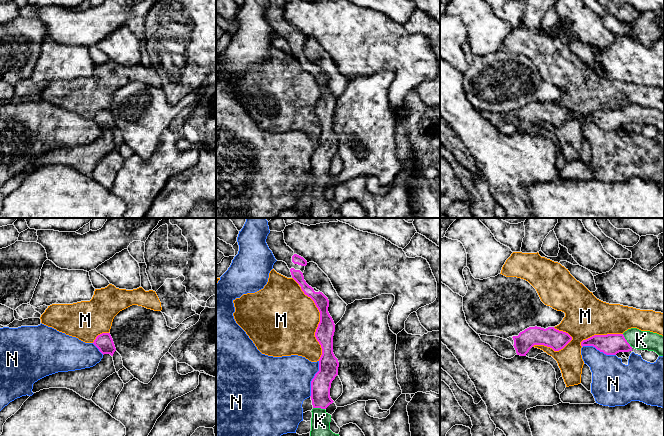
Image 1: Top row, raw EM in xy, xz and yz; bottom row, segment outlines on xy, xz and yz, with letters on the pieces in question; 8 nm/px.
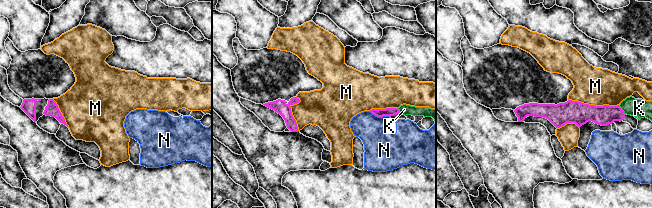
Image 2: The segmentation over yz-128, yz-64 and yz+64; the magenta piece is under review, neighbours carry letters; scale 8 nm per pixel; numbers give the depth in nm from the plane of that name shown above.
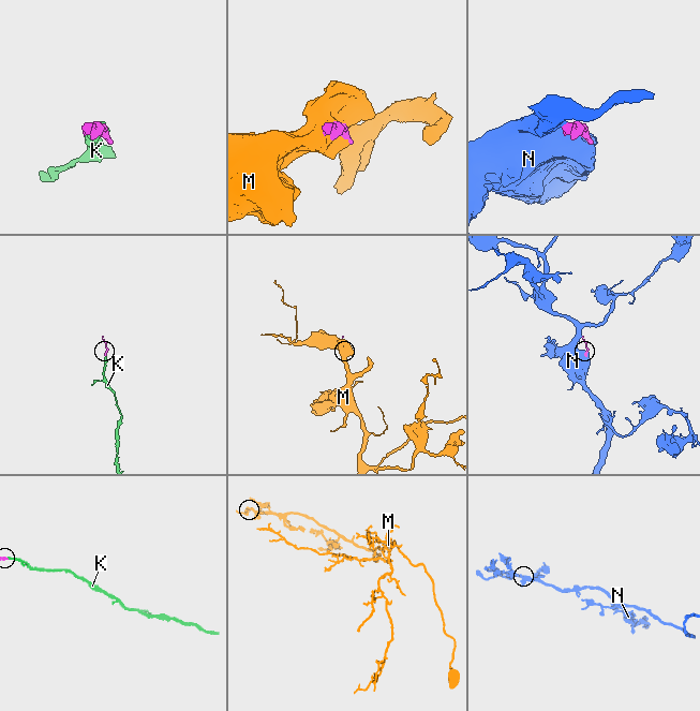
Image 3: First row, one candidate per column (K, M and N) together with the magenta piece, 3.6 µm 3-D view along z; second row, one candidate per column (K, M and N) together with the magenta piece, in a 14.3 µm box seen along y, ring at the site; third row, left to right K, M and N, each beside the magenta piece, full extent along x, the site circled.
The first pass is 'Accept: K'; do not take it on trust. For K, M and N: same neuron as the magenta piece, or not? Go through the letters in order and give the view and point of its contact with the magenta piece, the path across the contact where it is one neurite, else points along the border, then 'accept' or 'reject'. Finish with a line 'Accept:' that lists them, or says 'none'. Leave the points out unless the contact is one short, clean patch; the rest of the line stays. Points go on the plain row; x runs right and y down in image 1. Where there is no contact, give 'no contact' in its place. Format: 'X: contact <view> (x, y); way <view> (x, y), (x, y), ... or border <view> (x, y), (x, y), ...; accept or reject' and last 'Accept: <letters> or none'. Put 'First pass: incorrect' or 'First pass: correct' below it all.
K: contact yz (626, 117); way yz (611, 120), (626, 117), (641, 116); accept
M: contact xz (319, 99); reject
N: contact xz (312, 155); reject
Accept: K
First pass: correct

